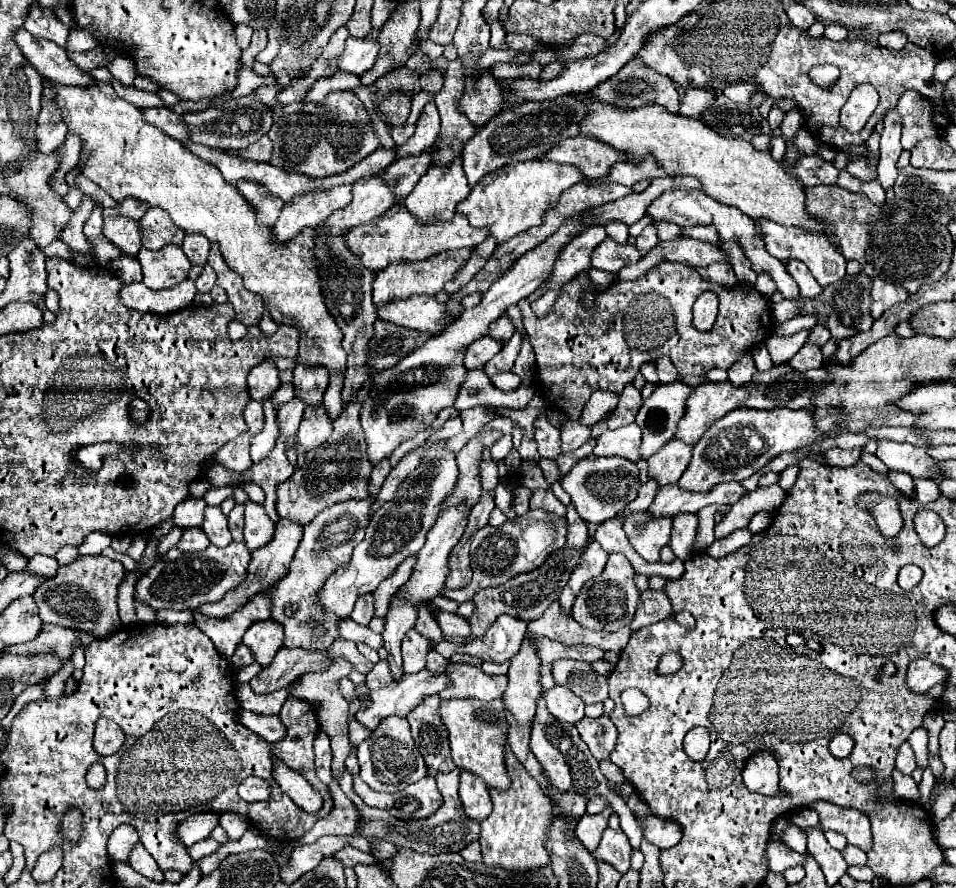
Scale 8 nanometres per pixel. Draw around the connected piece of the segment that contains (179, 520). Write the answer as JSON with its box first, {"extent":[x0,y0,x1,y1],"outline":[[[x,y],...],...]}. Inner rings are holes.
{"extent":[172,497,206,529],"outline":[[[188,497],[188,499],[184,499],[182,503],[178,503],[178,507],[174,509],[172,525],[174,525],[174,527],[180,527],[180,529],[198,527],[198,525],[202,525],[204,509],[206,509],[206,501],[204,501],[204,499]]]}

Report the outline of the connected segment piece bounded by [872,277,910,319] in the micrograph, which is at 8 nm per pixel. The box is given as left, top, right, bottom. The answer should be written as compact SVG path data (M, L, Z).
M872 279L872 317L878 319L886 309L890 309L894 303L906 301L910 295L904 287L886 283L882 279Z

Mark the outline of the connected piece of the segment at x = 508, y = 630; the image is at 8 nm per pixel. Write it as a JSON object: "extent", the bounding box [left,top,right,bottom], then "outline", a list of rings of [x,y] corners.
{"extent":[432,615,528,663],"outline":[[[500,615],[482,637],[476,637],[466,645],[454,645],[448,641],[442,641],[442,643],[436,643],[432,649],[446,659],[450,659],[456,653],[468,653],[468,655],[480,657],[482,661],[504,663],[504,661],[510,661],[514,653],[518,653],[520,643],[526,635],[526,625],[528,623],[522,619]]]}

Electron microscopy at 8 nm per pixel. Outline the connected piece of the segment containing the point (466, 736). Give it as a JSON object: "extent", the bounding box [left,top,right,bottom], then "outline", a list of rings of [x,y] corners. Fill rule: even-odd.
{"extent":[440,699,510,789],"outline":[[[450,699],[440,703],[440,719],[448,729],[452,759],[458,769],[472,771],[488,787],[508,789],[510,779],[506,775],[504,765],[504,739],[508,731],[508,723],[502,719],[504,701],[478,701],[478,699]]]}

